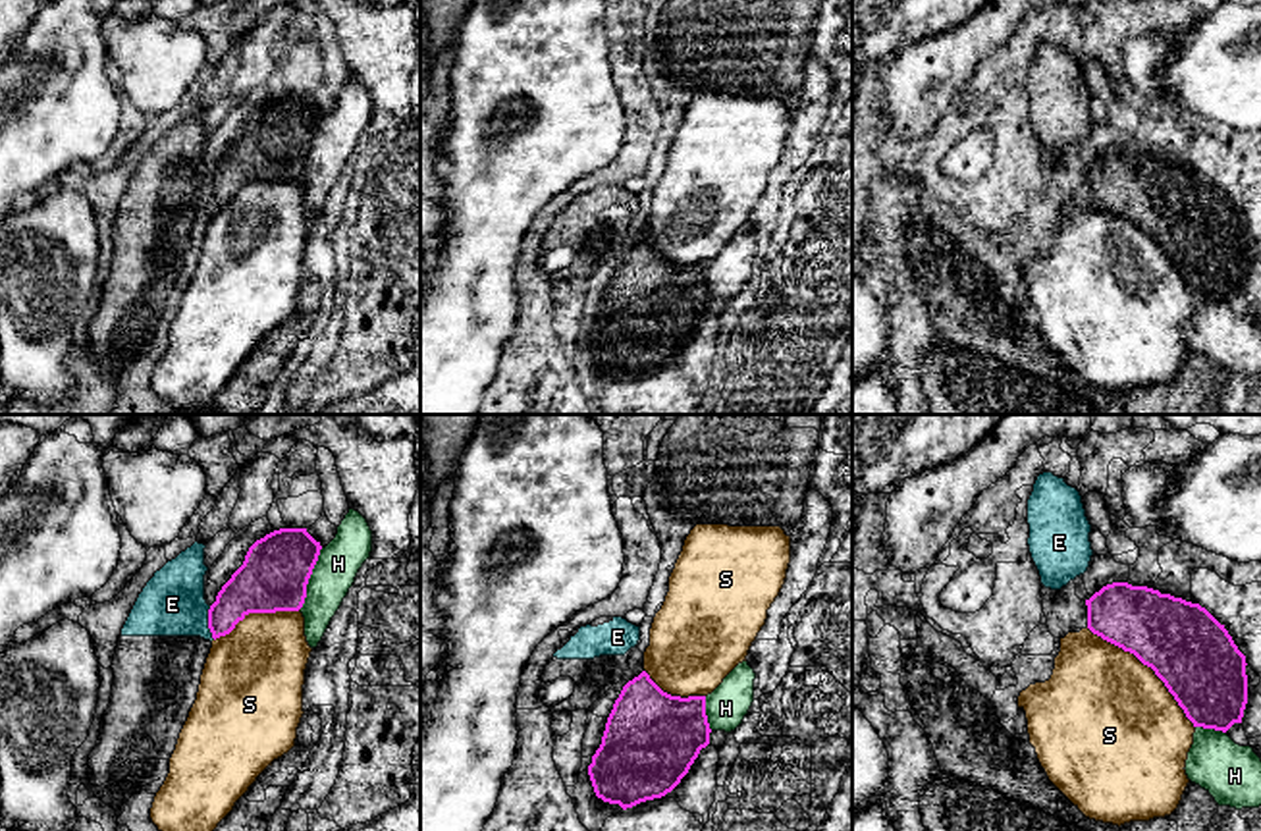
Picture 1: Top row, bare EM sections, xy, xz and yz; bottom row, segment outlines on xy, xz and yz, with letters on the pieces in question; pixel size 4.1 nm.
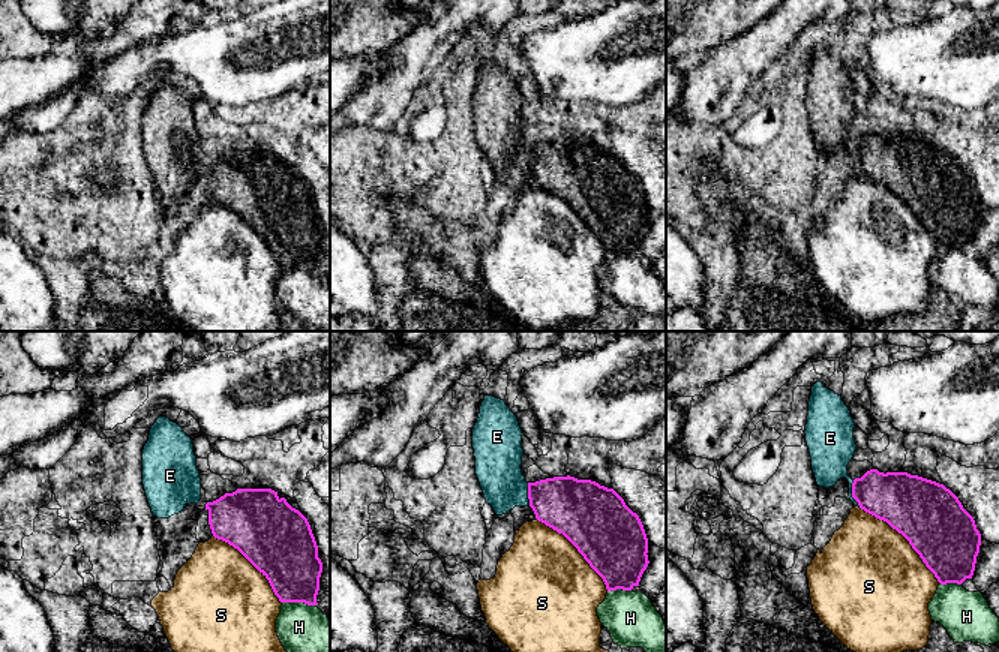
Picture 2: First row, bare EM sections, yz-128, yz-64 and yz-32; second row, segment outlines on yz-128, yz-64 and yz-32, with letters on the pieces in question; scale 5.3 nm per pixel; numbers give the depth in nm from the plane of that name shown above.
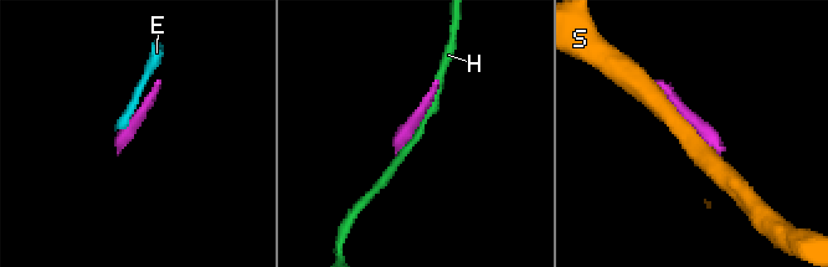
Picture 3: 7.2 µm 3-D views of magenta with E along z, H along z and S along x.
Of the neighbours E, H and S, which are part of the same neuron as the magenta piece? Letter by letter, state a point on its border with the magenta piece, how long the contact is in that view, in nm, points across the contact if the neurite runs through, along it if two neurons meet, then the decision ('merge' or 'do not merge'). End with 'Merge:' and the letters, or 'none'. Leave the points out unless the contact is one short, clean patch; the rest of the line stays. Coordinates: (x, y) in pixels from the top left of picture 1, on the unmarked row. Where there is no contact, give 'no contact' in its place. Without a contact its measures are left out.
E: contact xy (209, 191); length 150 nm; border xy (209, 174), (209, 199), (214, 207); do not merge
H: contact xy (309, 145); length 280 nm; do not merge
S: contact yz (1148, 234); length 600 nm; do not merge
Merge: none

